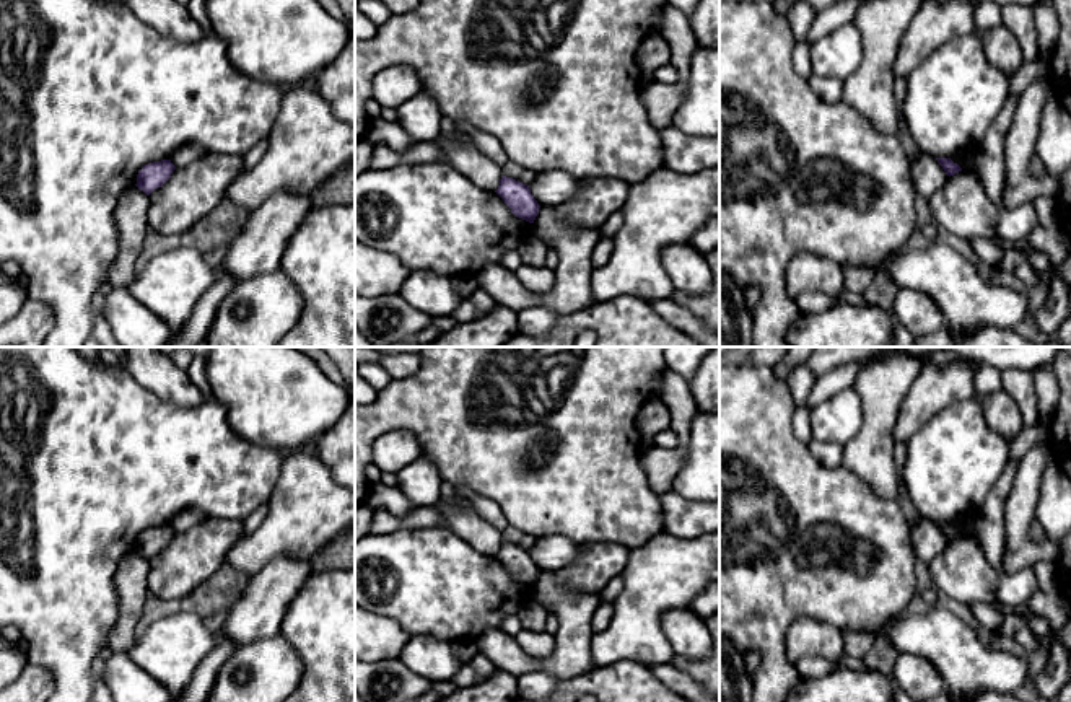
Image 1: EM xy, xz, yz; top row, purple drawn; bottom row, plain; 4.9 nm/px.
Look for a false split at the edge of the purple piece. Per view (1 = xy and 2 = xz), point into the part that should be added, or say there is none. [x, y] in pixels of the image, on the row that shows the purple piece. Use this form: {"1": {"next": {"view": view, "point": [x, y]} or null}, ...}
{"1": {"next": null}, "2": {"next": null}}

